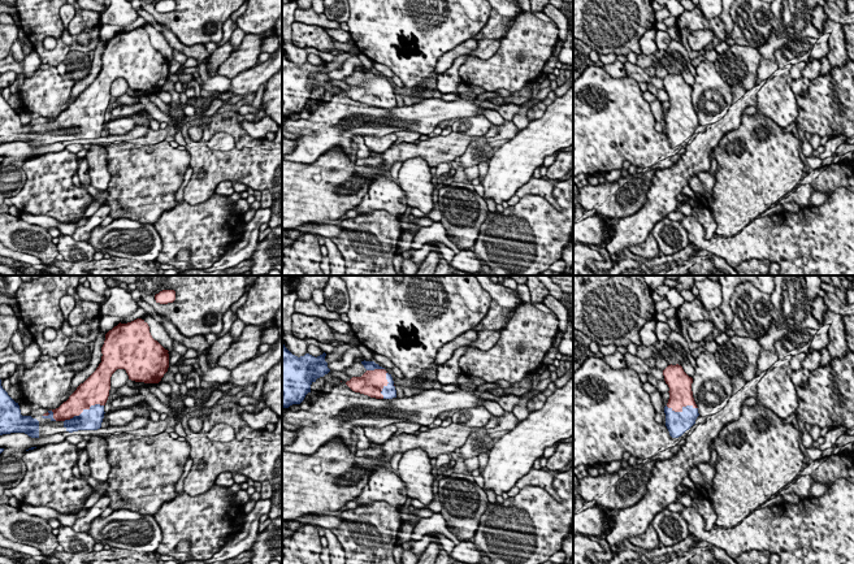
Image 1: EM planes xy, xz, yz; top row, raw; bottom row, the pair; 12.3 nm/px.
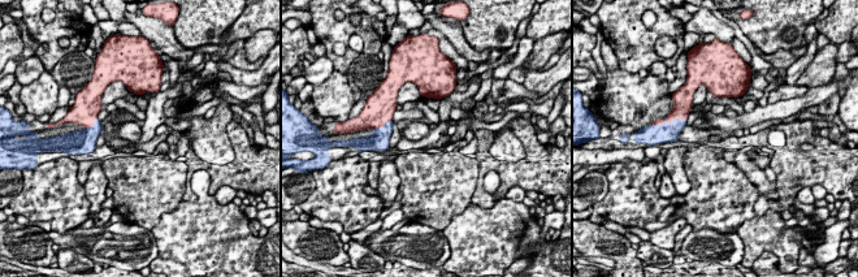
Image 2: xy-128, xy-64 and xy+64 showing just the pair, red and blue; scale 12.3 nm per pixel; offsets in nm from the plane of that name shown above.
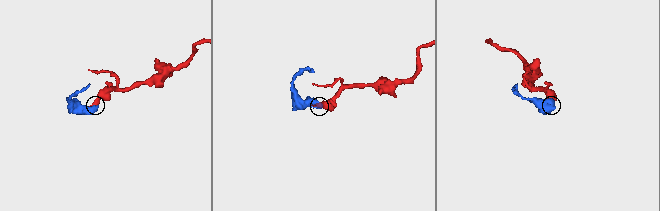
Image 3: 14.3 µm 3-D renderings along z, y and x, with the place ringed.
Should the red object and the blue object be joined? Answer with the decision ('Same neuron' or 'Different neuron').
Same neuron

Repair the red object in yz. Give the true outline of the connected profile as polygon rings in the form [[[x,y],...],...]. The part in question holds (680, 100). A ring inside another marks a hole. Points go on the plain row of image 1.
[[[679,73],[668,74],[663,84],[669,96],[669,108],[664,116],[666,135],[672,147],[679,147],[695,133],[699,125],[692,100],[693,87]]]

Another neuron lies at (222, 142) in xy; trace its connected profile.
[[[220,131],[214,133],[205,144],[212,151],[226,152],[234,148],[235,140],[230,134]]]

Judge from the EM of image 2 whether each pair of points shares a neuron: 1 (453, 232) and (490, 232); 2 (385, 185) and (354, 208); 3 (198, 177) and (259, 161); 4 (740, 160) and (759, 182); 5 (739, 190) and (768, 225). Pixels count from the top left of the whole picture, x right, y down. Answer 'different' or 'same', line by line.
1: same
2: different
3: different
4: same
5: different

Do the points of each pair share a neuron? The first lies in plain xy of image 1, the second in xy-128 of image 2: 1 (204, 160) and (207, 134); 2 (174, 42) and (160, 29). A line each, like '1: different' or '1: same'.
1: different
2: same

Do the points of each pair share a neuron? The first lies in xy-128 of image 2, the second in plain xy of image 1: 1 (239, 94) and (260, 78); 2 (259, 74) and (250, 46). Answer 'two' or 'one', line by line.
1: two
2: two

